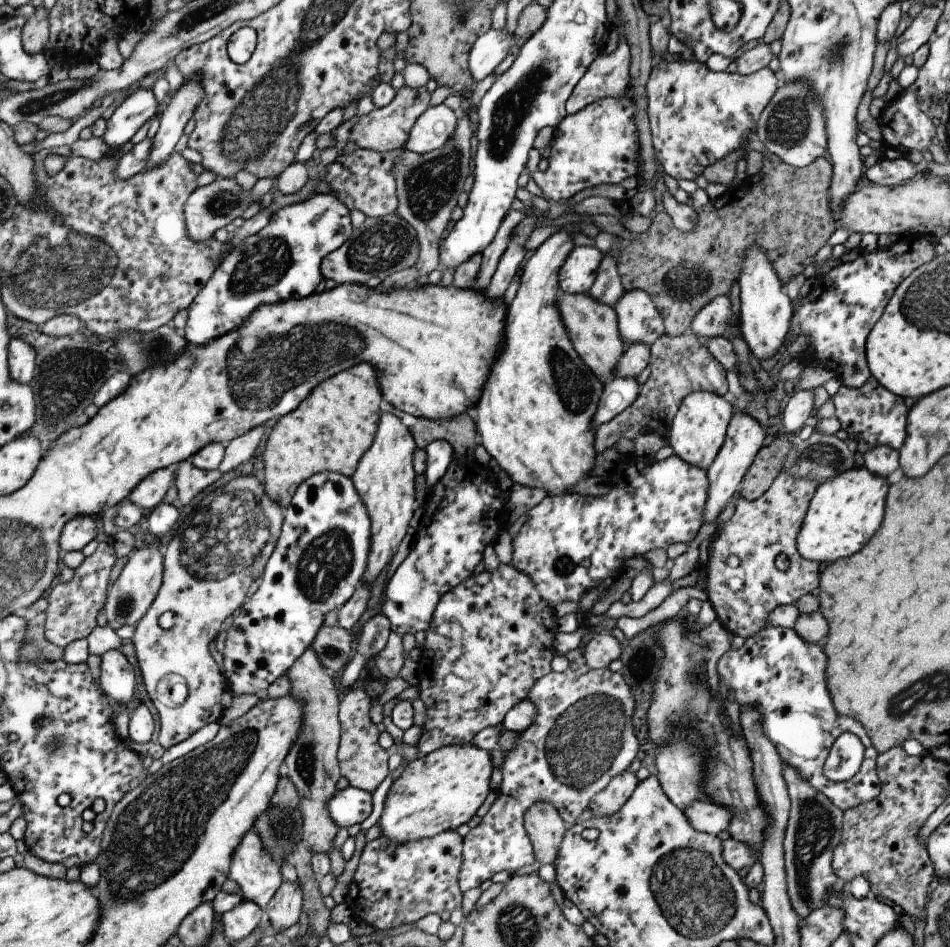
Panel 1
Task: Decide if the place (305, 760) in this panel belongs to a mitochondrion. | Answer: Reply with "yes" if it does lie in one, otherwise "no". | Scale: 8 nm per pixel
yes

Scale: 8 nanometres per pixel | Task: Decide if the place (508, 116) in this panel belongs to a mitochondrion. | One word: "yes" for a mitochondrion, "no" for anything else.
yes

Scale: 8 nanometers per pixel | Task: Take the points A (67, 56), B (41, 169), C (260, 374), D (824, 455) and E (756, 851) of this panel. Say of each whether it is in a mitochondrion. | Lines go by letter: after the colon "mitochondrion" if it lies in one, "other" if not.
A: other
B: other
C: mitochondrion
D: mitochondrion
E: other

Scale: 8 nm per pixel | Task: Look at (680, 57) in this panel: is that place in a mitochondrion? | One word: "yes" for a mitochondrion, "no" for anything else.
no

